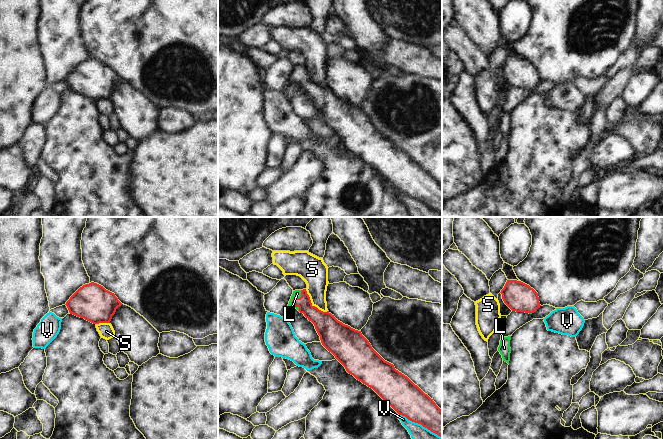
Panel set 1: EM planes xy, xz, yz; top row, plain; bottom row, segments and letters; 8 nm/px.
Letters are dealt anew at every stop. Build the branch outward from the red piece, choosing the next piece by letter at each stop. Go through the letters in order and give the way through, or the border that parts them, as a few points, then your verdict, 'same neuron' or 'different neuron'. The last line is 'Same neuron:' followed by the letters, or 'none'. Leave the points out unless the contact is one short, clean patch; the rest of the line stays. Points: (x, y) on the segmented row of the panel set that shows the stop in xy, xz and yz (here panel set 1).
L: across xz (319, 318), (296, 297), (297, 293) | same neuron
S: different neuron
V: different neuron
Same neuron: L

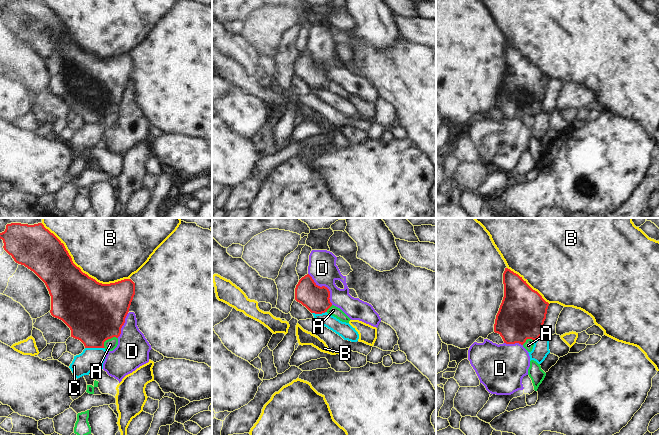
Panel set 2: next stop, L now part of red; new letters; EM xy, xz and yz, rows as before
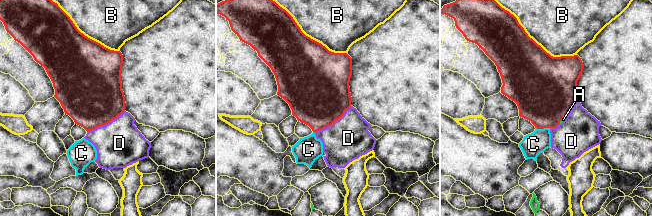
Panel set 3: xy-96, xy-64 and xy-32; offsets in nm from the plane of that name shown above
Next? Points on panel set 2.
A: across xy (95, 312), (98, 325), (108, 338), (110, 344) | same neuron
B: different neuron
C: different neuron
D: different neuron
Same neuron: A

